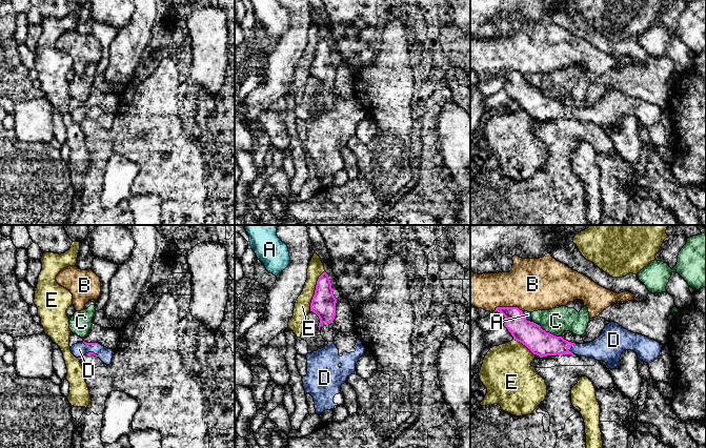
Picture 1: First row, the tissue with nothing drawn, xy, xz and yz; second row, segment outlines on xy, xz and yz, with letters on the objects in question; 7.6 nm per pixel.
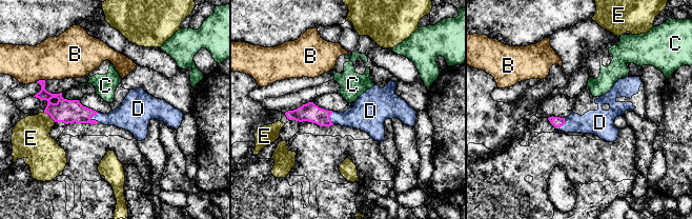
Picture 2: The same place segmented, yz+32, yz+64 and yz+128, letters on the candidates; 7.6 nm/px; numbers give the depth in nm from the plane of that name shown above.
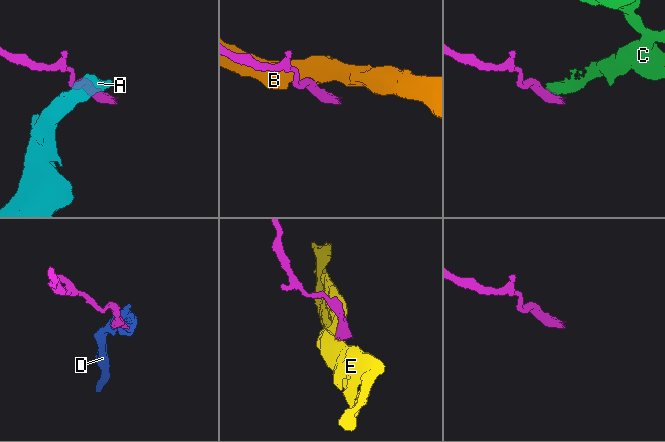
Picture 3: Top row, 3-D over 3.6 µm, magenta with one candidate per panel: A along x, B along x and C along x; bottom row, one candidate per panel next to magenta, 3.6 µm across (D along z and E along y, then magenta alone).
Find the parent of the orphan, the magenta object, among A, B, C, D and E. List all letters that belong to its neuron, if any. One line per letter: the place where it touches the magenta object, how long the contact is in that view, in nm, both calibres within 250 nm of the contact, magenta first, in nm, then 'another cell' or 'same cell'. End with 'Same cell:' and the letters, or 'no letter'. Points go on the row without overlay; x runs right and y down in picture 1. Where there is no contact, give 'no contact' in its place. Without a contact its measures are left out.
A: meets magenta in yz at (525, 82); contact 90 nm long; 190 nm thick on the magenta side, 50 nm on the other; another cell
B: meets magenta in yz at (508, 72); contact 240 nm long; 180 nm thick on the magenta side, 400 nm on the other; another cell
C: meets magenta in yz at (547, 97); contact 260 nm long; 190 nm thick on the magenta side, 200 nm on the other; another cell
D: meets magenta in yz at (568, 112); contact 90 nm long; 190 nm thick on the magenta side, 180 nm on the other; same cell
E: meets magenta in xz at (315, 55); contact 340 nm long; 190 nm thick on the magenta side, 130 nm on the other; another cell
Same cell: D

